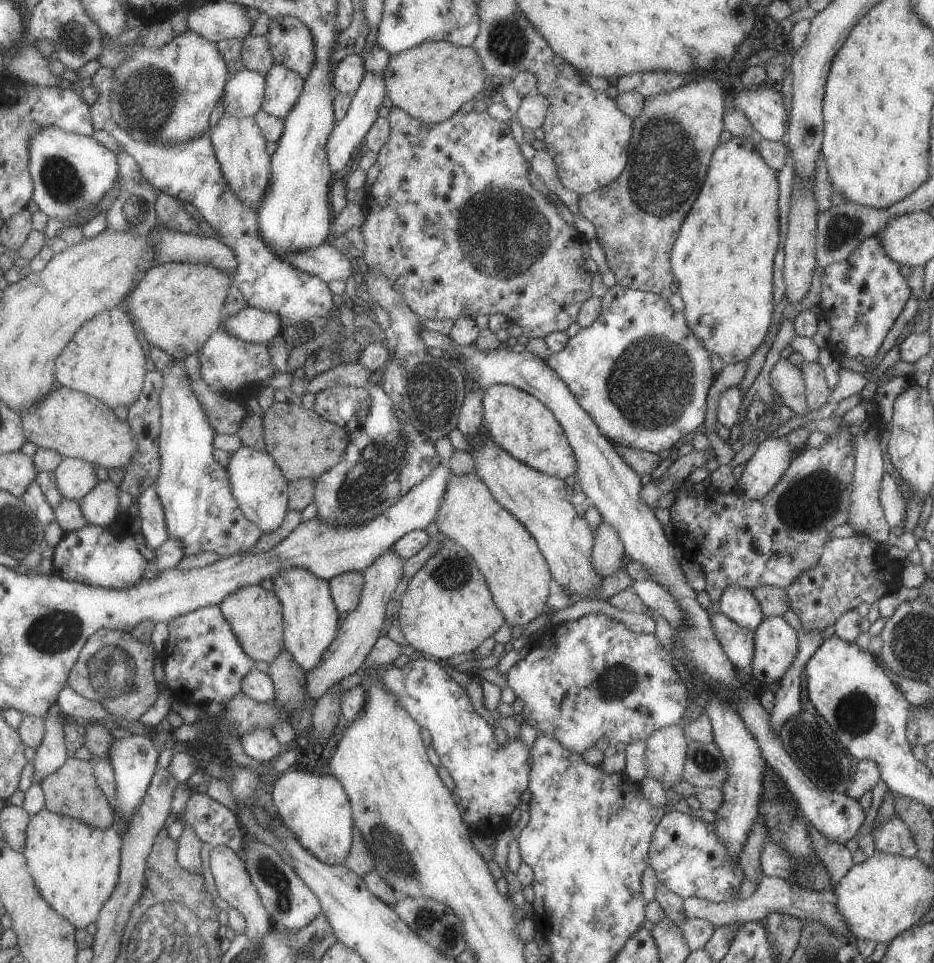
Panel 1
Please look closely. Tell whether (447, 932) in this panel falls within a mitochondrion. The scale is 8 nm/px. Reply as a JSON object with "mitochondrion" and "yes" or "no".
{"mitochondrion":"yes"}

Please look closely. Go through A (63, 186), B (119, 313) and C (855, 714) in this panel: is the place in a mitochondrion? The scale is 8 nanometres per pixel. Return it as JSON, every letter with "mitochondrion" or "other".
{"A":"mitochondrion","B":"other","C":"mitochondrion"}

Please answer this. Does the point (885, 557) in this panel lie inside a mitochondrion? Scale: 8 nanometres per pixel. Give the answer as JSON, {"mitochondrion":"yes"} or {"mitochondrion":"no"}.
{"mitochondrion":"no"}

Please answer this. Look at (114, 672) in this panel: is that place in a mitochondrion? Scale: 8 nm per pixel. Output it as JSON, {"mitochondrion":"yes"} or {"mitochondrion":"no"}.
{"mitochondrion":"yes"}

